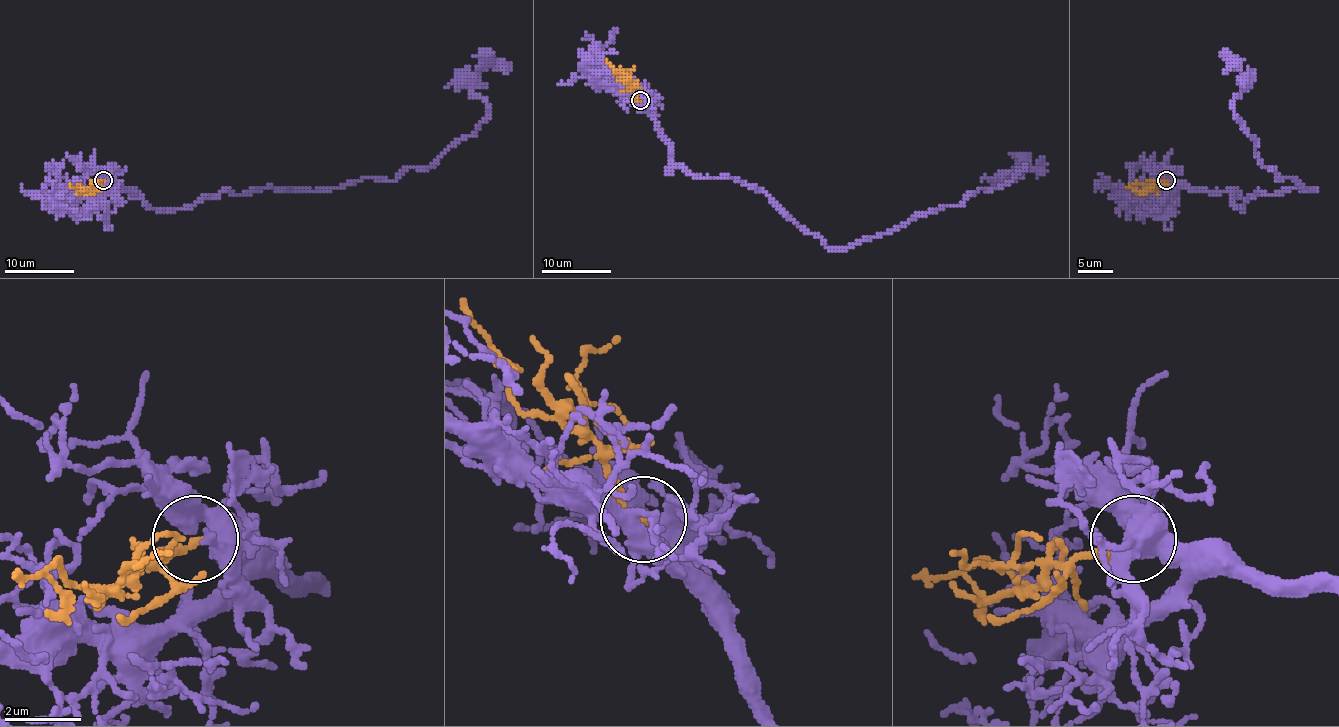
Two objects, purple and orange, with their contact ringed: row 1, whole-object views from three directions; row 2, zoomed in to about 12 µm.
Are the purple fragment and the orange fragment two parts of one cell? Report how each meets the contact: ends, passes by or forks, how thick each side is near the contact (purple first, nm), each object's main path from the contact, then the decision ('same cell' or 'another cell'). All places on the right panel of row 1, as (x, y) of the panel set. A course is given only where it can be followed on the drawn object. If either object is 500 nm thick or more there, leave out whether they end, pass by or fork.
500/240 nm | purple via (1167, 180), (1226, 190), (1240, 209), (1257, 190), (1316, 188), (1255, 154), (1229, 70) | orange via (1167, 180), (1141, 192), (1136, 187), (1127, 187) | same cell

